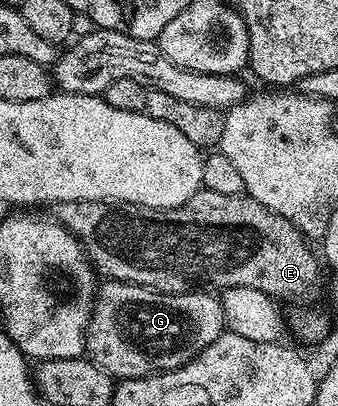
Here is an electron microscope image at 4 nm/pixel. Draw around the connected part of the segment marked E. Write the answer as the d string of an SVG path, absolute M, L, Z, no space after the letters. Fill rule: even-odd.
M202 188L187 200L187 204L170 210L126 206L114 201L59 202L55 210L56 221L76 236L90 262L109 280L148 286L160 294L187 294L194 288L212 288L217 292L227 288L255 288L274 300L307 298L321 284L322 263L319 258L317 263L305 235L291 220L245 194L222 196L219 192Z

